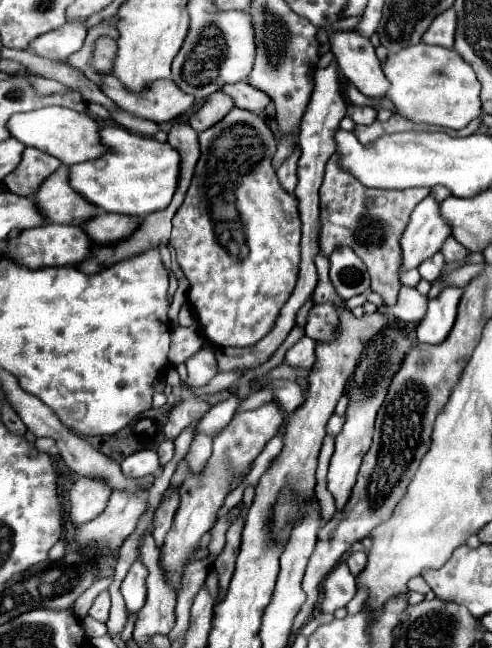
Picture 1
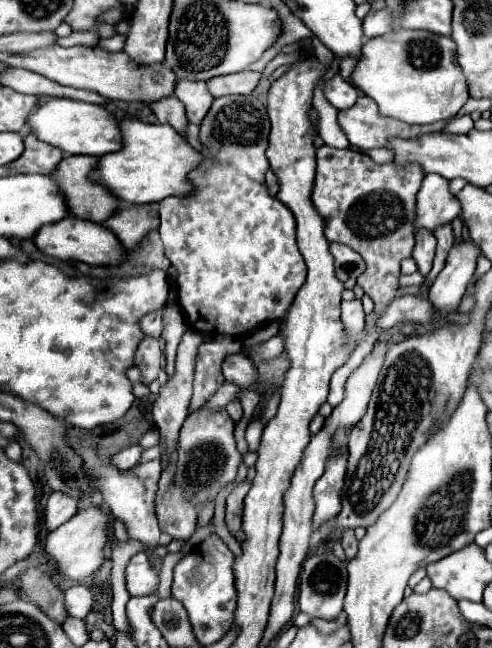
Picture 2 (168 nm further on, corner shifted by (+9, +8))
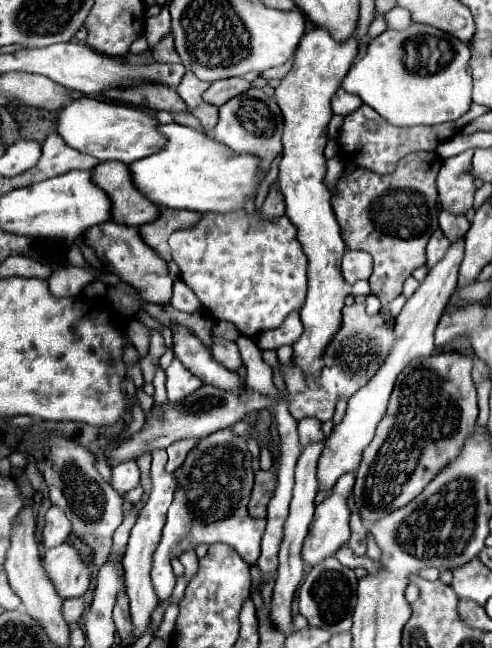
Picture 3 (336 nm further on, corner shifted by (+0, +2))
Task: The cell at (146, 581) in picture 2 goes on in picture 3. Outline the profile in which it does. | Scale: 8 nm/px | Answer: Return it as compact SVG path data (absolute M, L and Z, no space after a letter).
M230 429L216 431L204 437L186 457L182 467L174 471L178 481L174 501L168 509L162 541L154 553L152 583L156 595L164 601L174 589L174 573L170 561L180 557L186 549L196 549L200 543L226 543L234 547L248 565L256 565L260 557L260 539L266 529L266 519L252 519L248 515L248 501L252 493L252 455L244 437L236 437Z

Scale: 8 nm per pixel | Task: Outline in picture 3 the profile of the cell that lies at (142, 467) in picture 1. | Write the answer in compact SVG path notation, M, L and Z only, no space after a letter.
M126 461L126 463L116 465L112 469L110 485L118 493L128 493L130 489L138 487L140 485L140 469L138 469L136 461Z

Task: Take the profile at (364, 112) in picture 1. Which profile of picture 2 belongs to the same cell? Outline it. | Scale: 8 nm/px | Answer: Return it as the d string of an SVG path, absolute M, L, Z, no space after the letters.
M335 75L331 81L325 83L325 97L339 111L349 109L353 107L353 103L357 103L357 91L339 75Z

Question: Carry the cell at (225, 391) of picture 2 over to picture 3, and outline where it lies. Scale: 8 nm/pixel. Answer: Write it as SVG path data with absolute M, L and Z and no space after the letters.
M202 385L200 389L196 389L194 393L190 393L190 397L170 405L170 401L166 401L162 407L152 407L150 415L146 417L144 427L132 437L122 441L116 449L112 449L108 453L108 457L112 459L112 465L118 465L122 461L136 461L140 455L144 453L152 453L156 449L166 449L168 445L172 445L178 439L190 439L190 437L208 437L214 431L220 429L228 429L234 423L238 423L246 413L252 411L260 411L264 407L272 407L274 401L268 397L262 397L260 393L254 393L252 389L244 389L240 395L234 395L230 391L222 391L214 385Z

